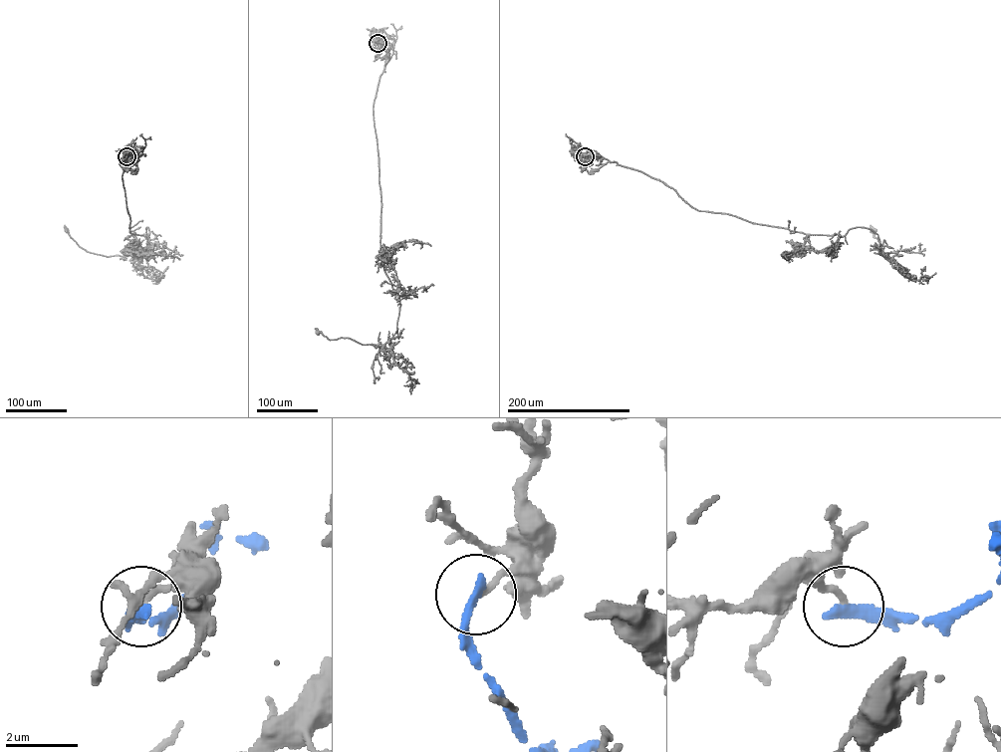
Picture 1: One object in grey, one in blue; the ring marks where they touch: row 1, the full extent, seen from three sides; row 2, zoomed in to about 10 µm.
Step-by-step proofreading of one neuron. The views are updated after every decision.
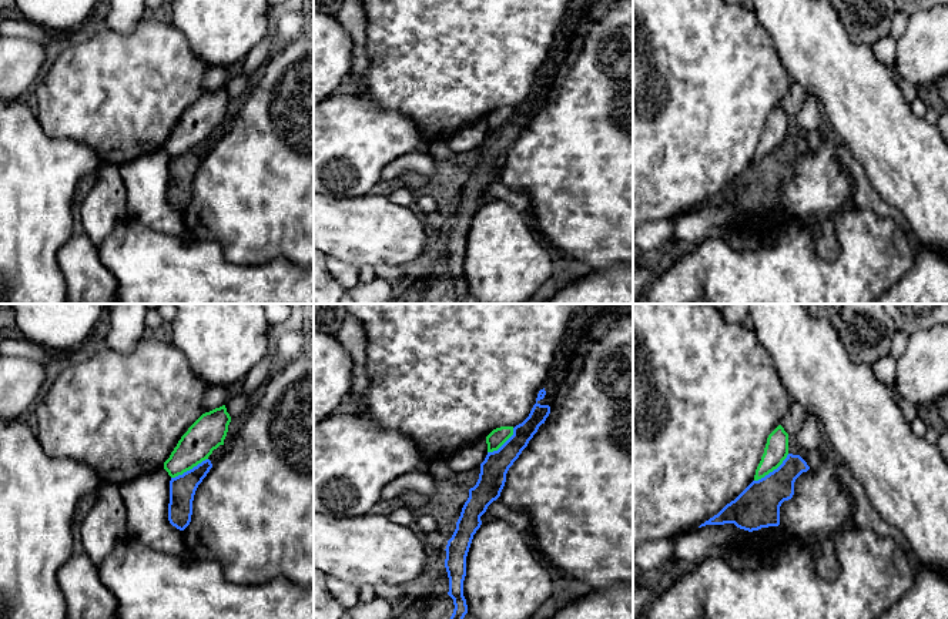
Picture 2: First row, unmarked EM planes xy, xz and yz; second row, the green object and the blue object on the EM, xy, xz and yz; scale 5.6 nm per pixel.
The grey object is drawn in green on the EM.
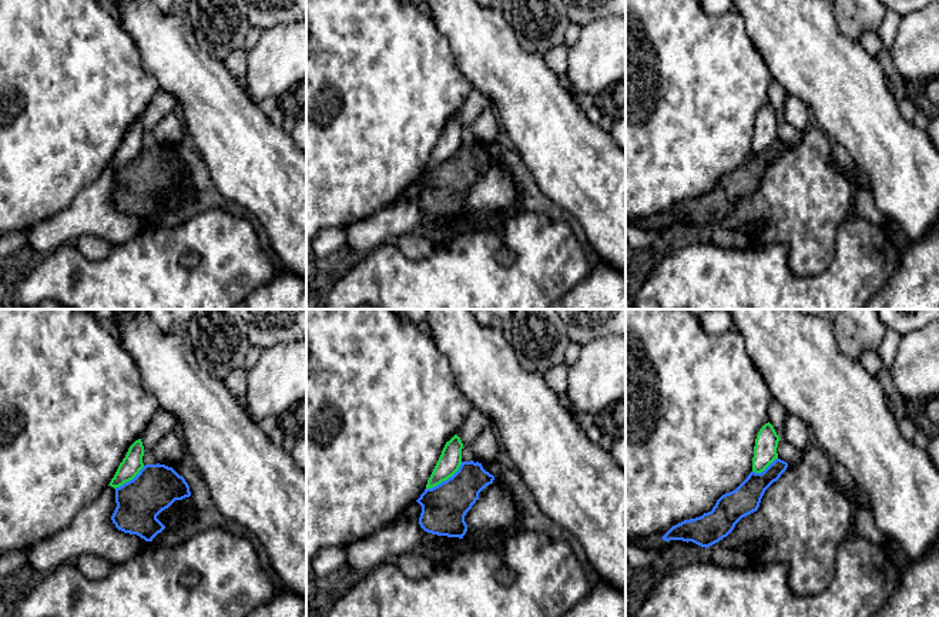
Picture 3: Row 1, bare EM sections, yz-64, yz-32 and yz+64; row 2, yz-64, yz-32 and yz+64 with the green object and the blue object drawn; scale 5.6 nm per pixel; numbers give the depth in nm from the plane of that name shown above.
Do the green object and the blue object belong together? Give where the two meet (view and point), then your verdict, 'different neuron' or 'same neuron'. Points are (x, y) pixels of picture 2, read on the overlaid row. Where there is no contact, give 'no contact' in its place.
contact yz (771, 471); different neuron

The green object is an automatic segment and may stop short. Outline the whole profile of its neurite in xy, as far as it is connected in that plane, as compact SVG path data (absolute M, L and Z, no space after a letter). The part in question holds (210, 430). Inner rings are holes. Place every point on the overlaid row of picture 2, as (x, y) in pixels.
M225 405L202 414L164 462L168 475L175 478L208 459L214 449L224 445L230 422L231 416Z

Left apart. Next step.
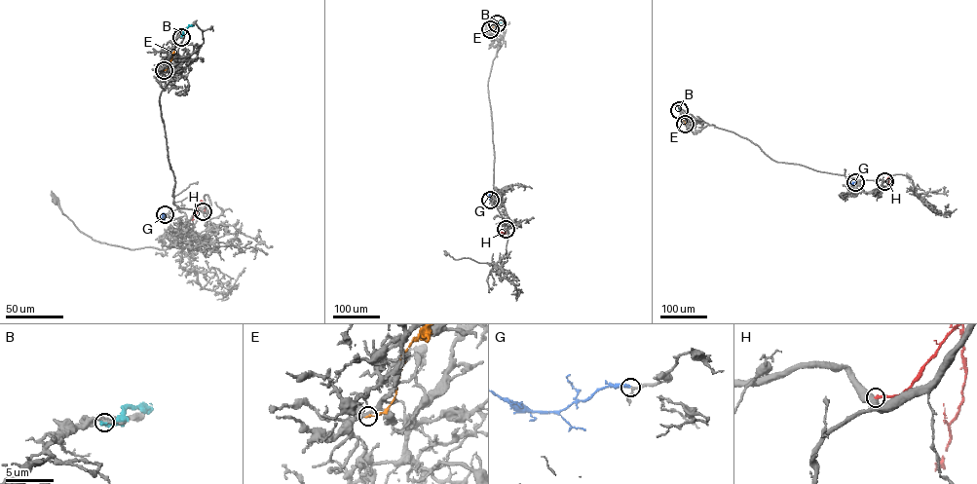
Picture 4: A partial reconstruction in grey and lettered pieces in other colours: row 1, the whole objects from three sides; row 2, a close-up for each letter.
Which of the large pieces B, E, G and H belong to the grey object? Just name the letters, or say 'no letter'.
G

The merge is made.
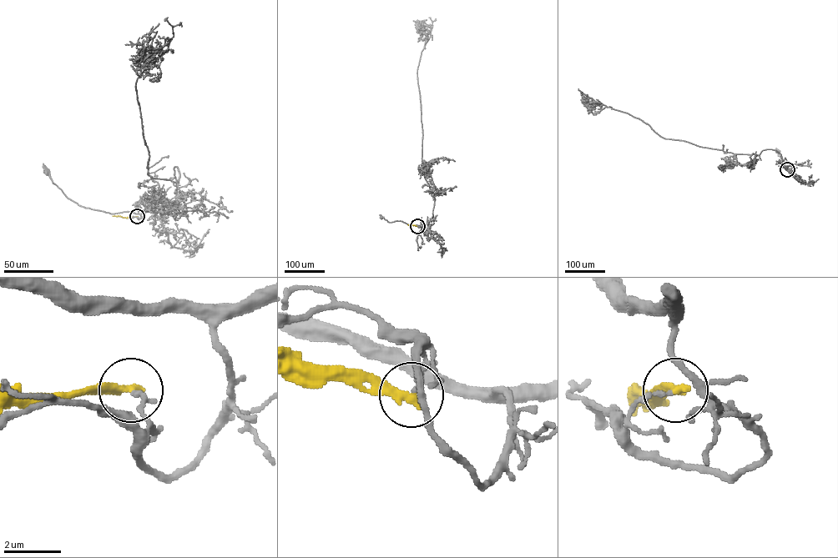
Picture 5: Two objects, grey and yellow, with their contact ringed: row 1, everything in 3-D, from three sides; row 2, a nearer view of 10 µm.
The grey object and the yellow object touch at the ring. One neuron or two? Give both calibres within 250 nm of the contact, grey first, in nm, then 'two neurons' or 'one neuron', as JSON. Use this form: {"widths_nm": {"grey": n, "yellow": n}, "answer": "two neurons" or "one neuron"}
{"widths_nm": {"grey": 140, "yellow": 360}, "answer": "two neurons"}

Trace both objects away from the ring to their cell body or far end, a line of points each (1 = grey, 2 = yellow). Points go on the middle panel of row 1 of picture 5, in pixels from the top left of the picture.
1: (417, 226), (400, 221), (389, 222), (381, 217)
2: (417, 226), (407, 224)

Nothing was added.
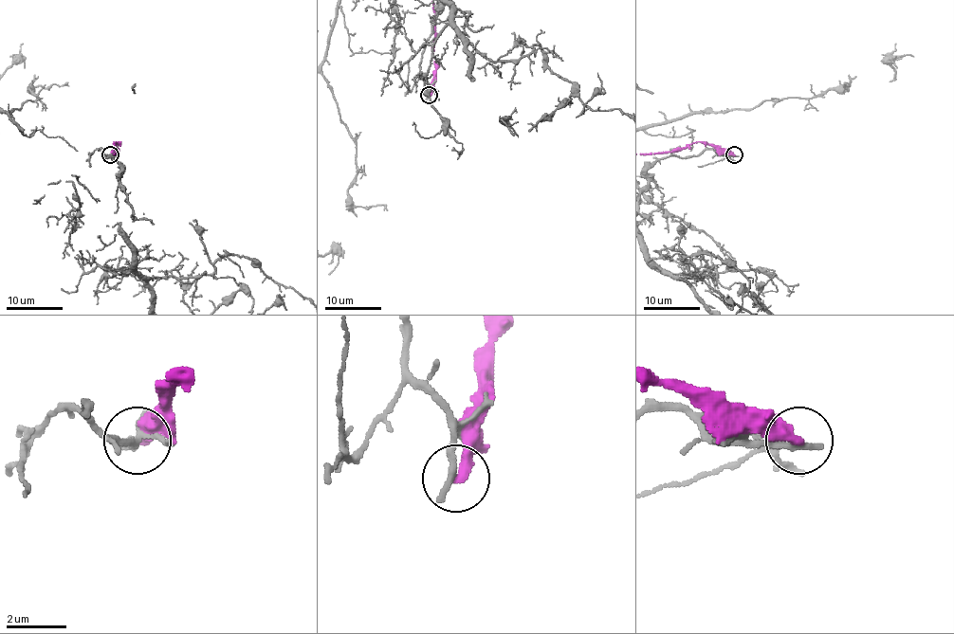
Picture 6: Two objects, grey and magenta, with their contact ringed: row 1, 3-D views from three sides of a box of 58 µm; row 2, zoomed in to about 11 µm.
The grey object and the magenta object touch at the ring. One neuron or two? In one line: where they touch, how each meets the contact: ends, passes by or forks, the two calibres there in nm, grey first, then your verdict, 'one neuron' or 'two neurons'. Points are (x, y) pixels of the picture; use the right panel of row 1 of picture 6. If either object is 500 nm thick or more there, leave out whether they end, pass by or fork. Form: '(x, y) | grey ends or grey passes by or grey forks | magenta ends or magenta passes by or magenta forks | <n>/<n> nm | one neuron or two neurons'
(734, 154) | grey ends | magenta ends | 320/400 nm | two neurons

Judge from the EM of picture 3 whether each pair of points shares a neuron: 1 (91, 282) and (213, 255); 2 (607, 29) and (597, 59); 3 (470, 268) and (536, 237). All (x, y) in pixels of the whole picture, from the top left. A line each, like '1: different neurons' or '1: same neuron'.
1: same neuron
2: same neuron
3: same neuron

